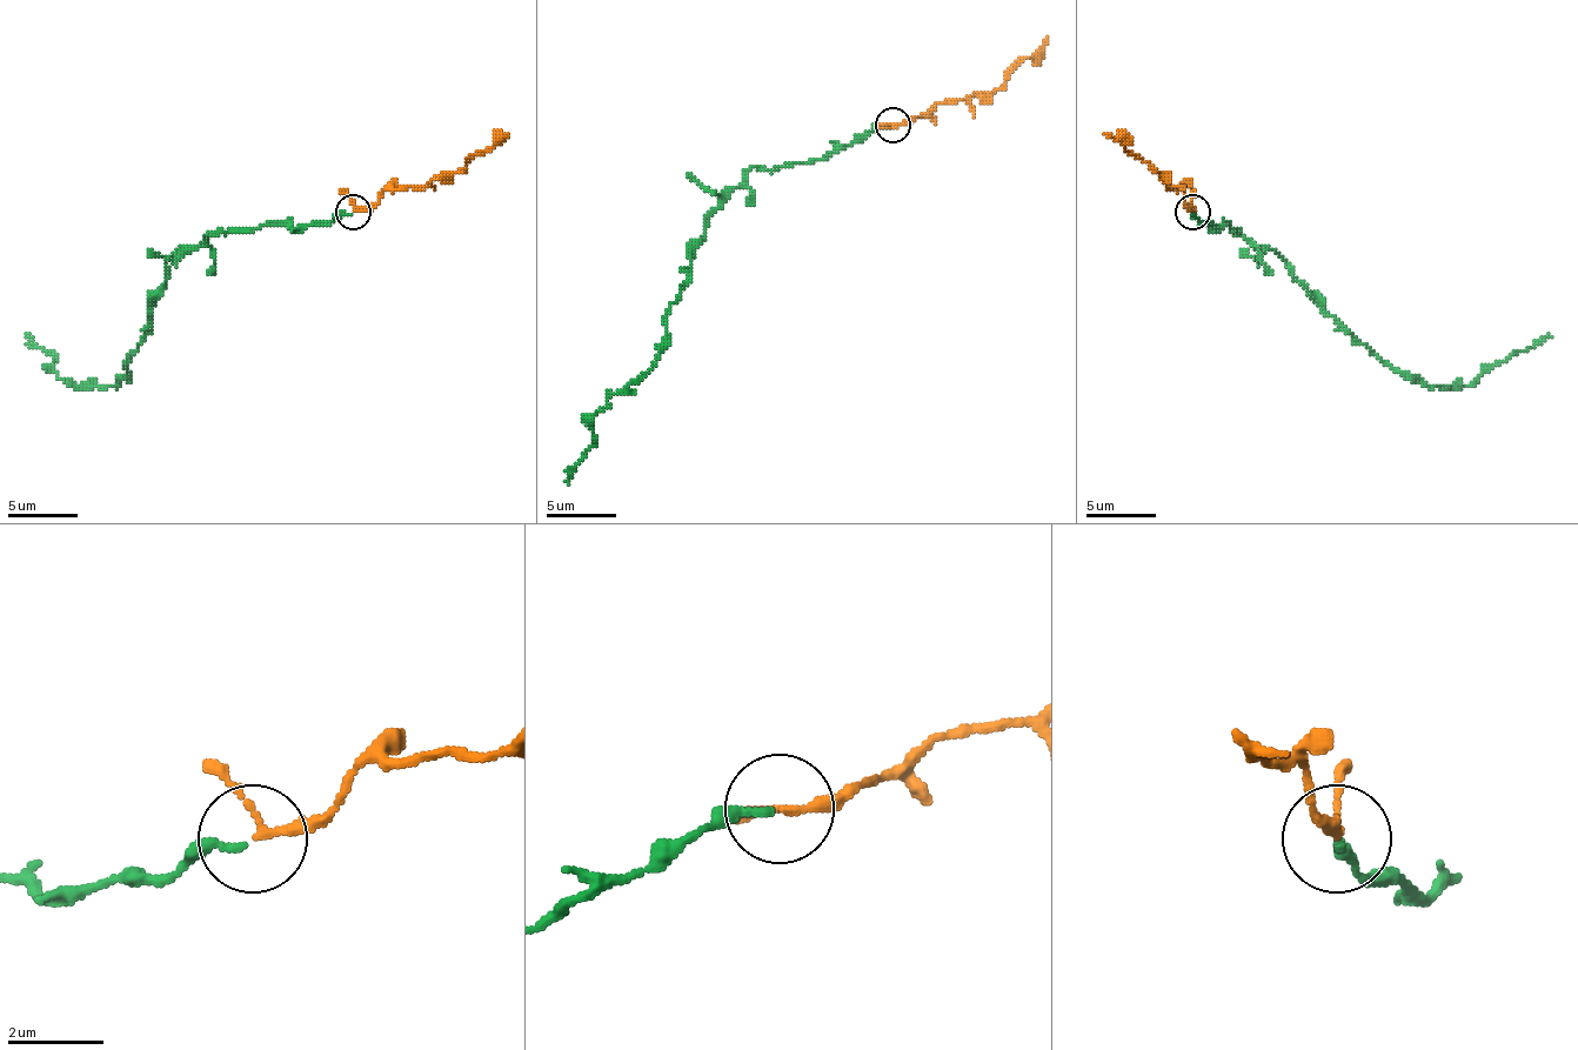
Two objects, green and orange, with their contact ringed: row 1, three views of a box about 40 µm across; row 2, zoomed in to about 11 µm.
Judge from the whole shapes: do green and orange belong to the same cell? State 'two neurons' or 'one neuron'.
one neuron

